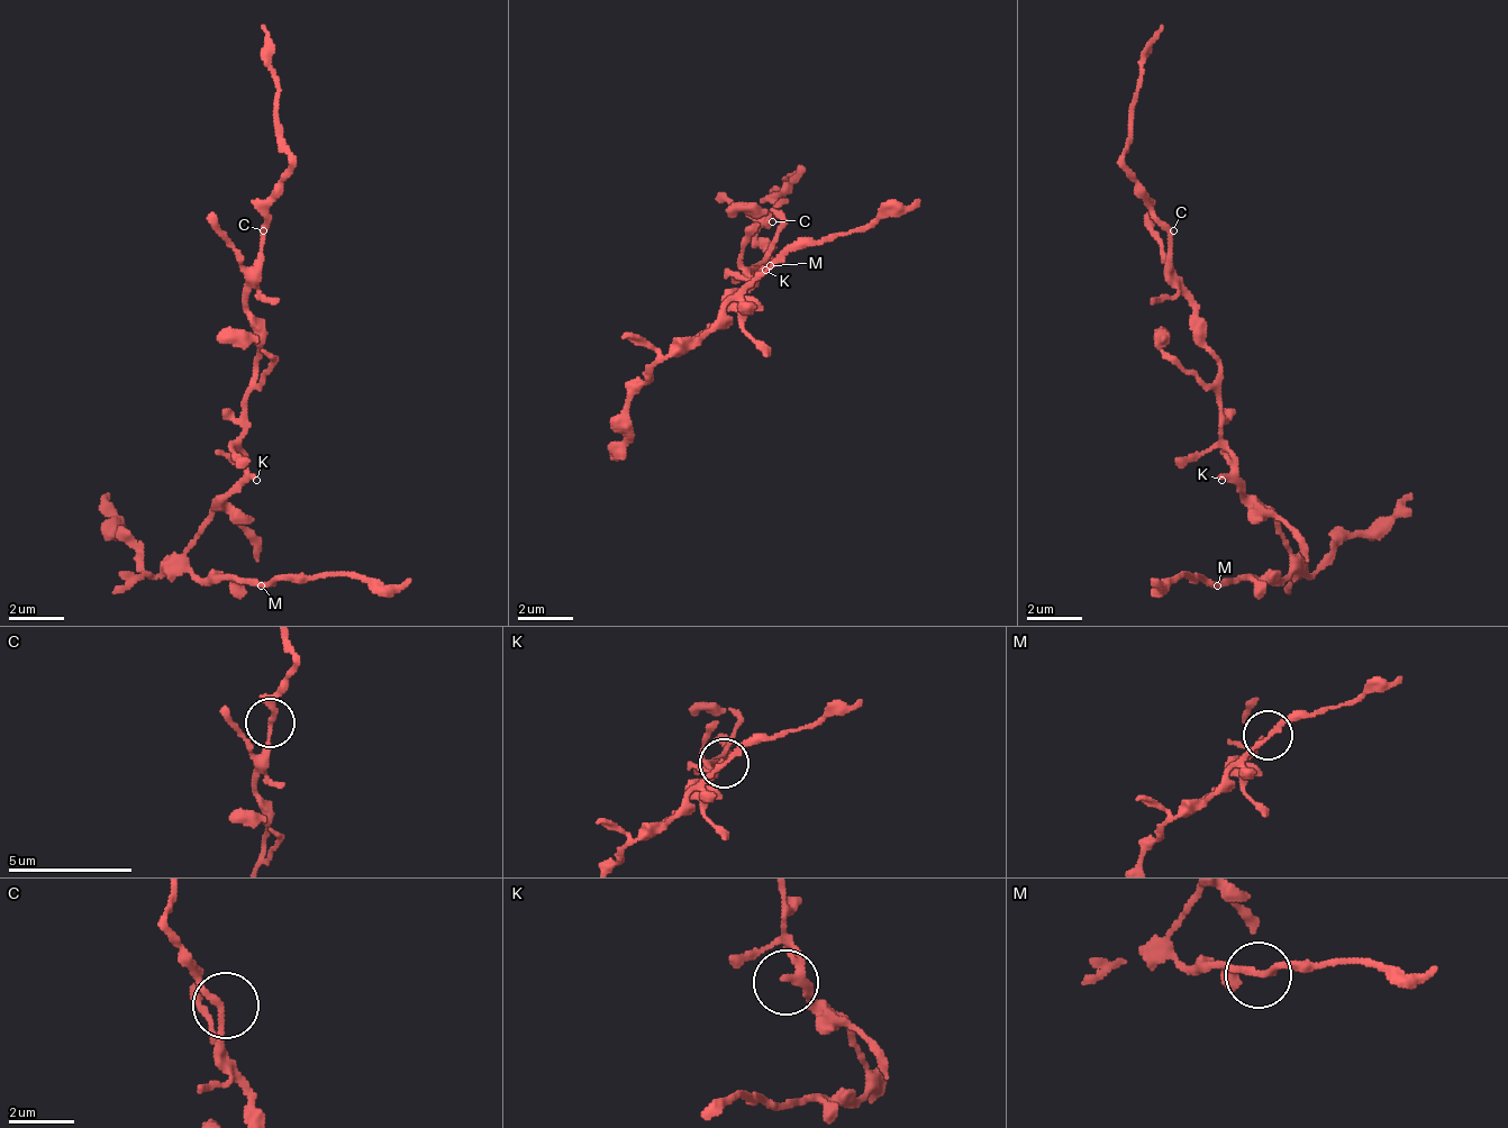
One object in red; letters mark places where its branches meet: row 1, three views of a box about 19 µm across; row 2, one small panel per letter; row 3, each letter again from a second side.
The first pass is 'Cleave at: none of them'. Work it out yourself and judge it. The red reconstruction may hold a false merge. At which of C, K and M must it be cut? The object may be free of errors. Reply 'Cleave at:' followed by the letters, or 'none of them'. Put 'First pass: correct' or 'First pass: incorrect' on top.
First pass: correct
Cleave at: none of them

